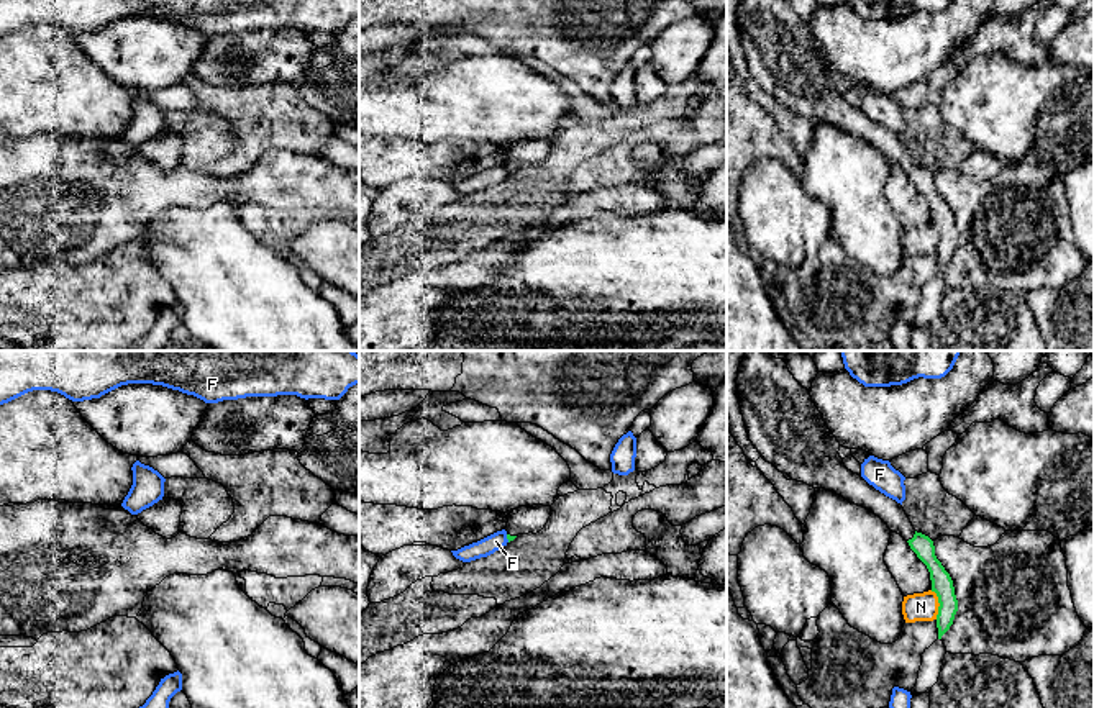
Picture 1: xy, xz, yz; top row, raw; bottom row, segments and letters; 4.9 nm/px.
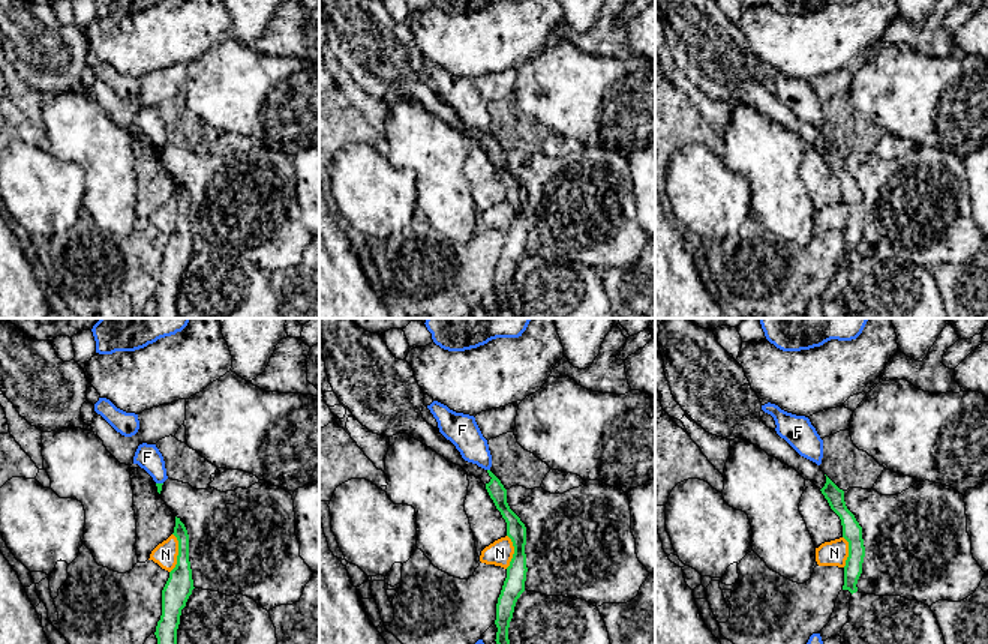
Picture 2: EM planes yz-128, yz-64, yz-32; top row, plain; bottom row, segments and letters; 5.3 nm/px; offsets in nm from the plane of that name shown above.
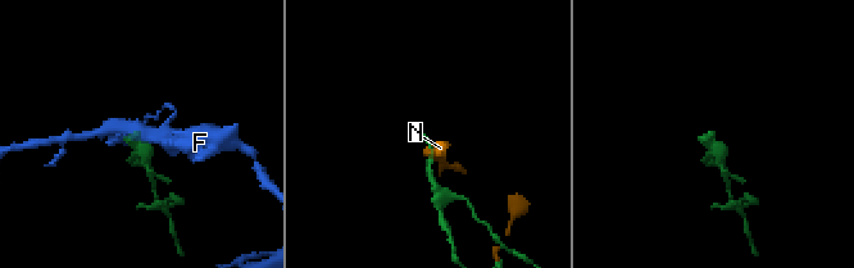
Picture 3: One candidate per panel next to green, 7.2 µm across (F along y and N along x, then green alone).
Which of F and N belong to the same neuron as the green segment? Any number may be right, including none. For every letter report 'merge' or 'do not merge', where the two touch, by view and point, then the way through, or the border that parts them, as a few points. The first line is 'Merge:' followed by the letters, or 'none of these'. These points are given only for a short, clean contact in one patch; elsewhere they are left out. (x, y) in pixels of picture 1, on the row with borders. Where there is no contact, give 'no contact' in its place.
Merge: none of these
F: do not merge; meets green in xz at (507, 538)
N: do not merge; meets green in yz at (939, 602); border along yz (930, 590), (939, 603), (935, 618)

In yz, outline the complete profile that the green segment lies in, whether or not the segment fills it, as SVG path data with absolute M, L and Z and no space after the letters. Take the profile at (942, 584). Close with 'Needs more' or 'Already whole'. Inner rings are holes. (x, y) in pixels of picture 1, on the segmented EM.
M746 351L738 367L736 388L748 438L766 462L787 474L792 480L830 490L850 503L869 510L887 524L891 533L900 534L909 542L930 572L932 592L937 593L940 603L937 628L938 639L941 639L953 624L958 600L950 574L935 556L933 541L914 529L900 503L845 467L838 454L840 442L830 433L822 413L812 402L810 392L794 379L782 359L773 357L768 351Z. Needs more

